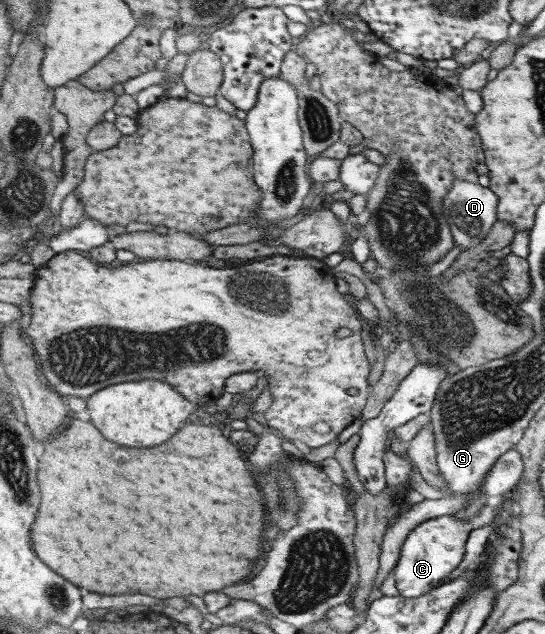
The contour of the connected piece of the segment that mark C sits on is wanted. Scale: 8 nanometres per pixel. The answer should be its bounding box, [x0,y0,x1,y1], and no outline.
[393,486,519,599]

